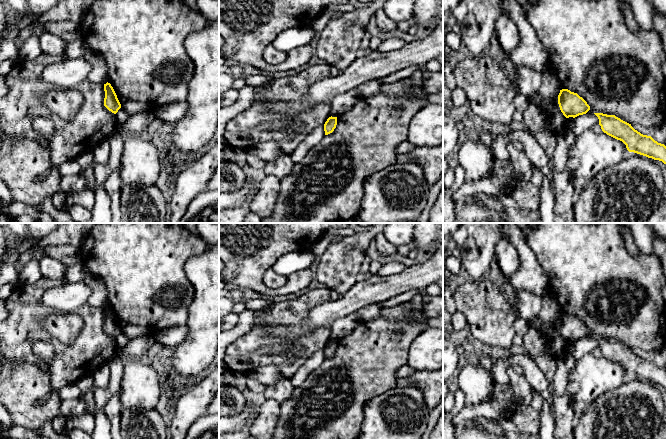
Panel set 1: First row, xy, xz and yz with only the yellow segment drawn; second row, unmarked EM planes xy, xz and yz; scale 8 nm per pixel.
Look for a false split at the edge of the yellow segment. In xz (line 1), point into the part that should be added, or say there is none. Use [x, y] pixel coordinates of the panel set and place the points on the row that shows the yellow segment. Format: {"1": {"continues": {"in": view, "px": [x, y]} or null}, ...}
{"1": {"continues": null}}

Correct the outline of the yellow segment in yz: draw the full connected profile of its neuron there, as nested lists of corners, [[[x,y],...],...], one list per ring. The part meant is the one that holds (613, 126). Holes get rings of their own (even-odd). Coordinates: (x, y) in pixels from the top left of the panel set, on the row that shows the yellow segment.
[[[594,113],[599,119],[599,125],[604,133],[622,141],[629,152],[634,152],[667,165],[667,147],[658,143],[651,136],[643,135],[631,124],[615,115]]]

